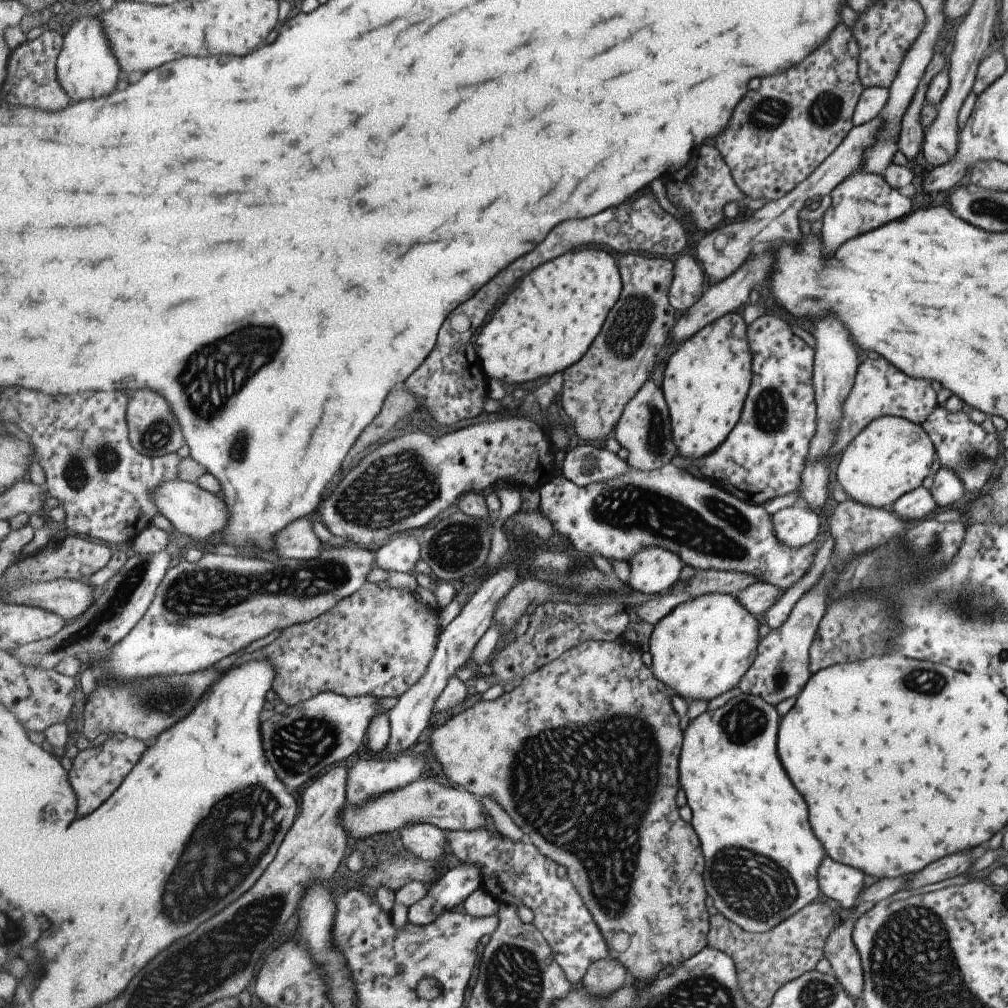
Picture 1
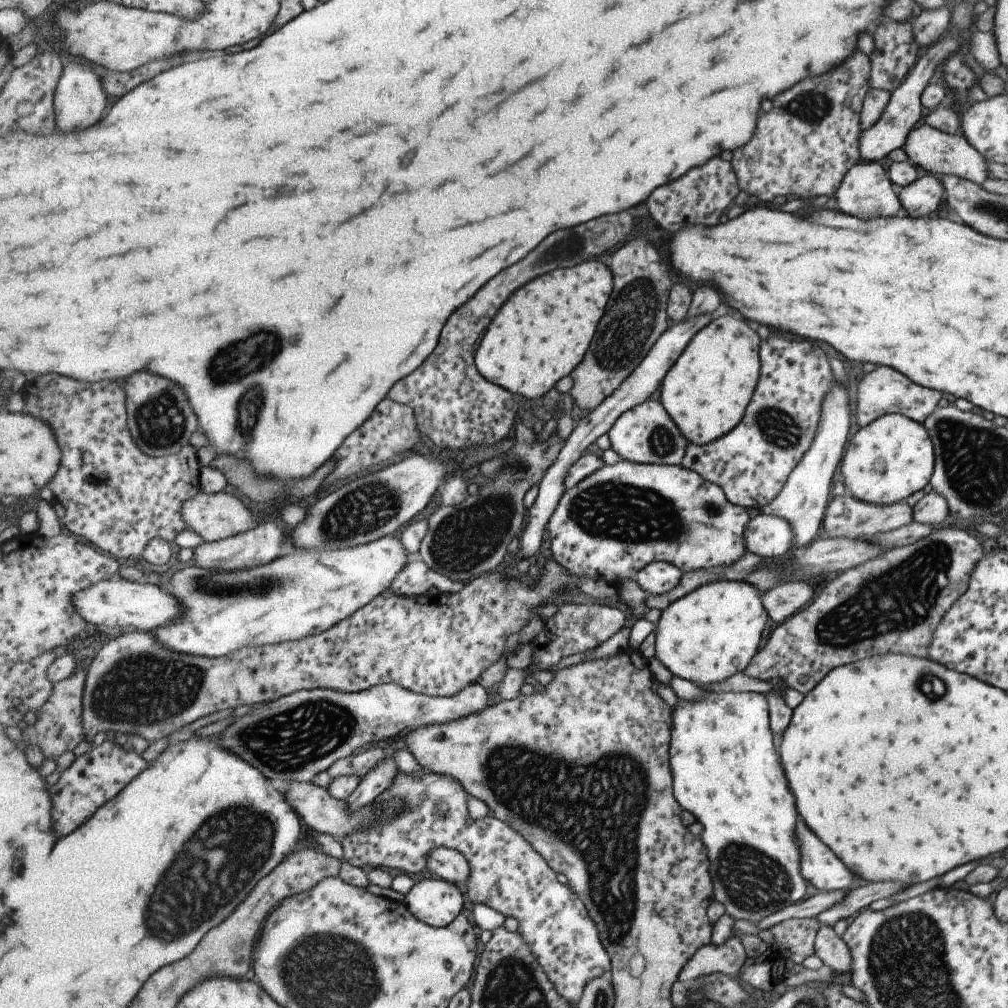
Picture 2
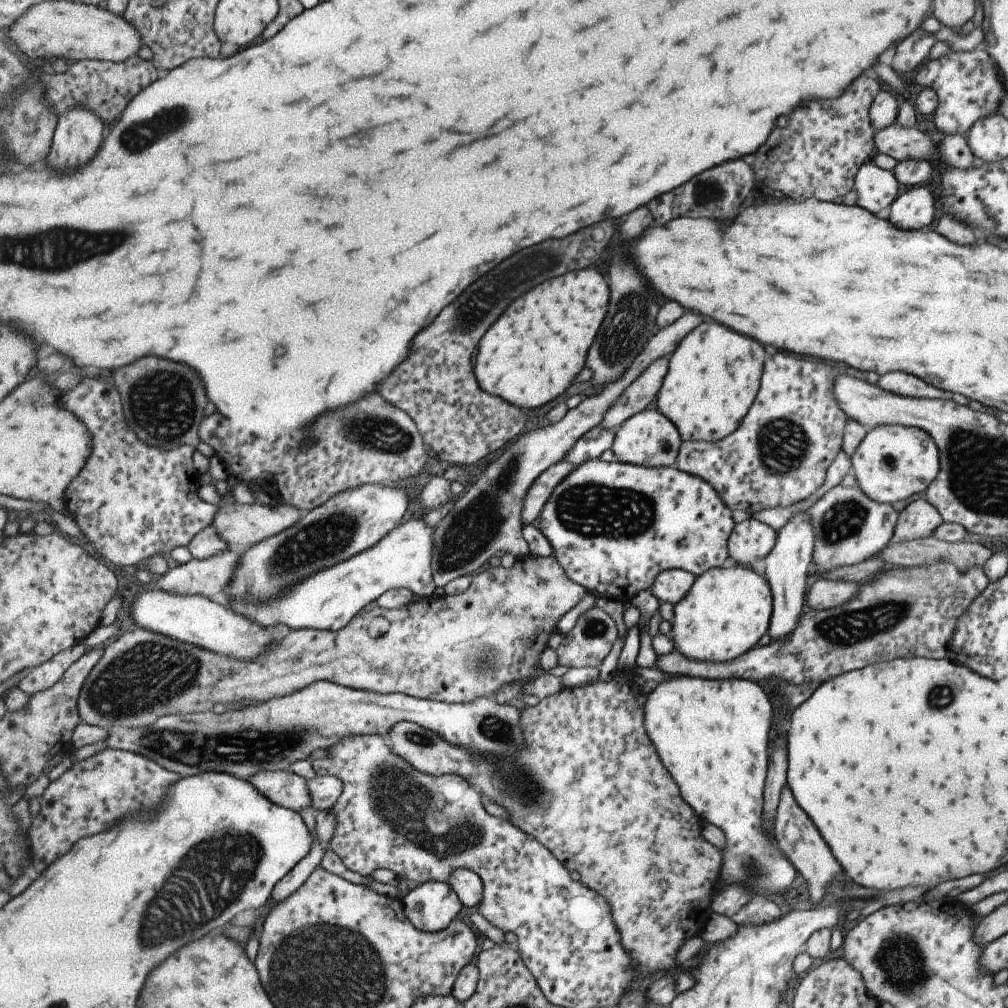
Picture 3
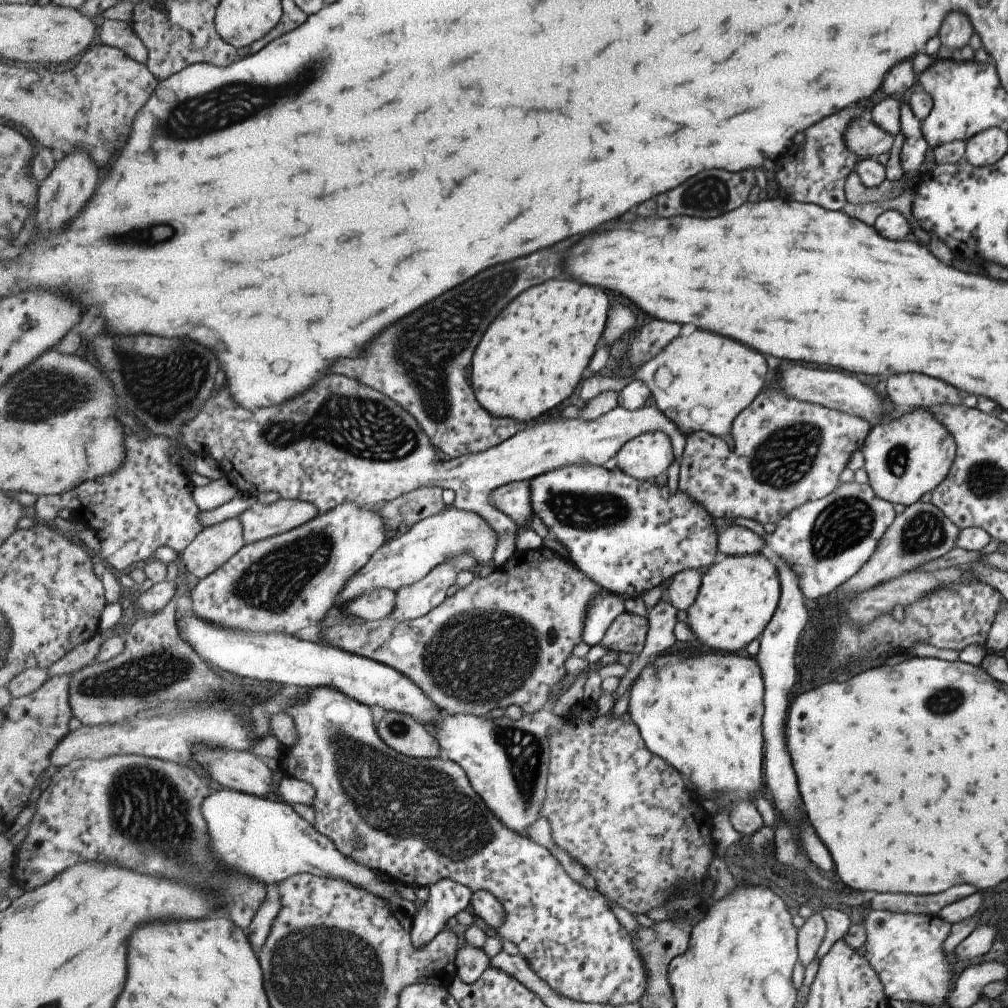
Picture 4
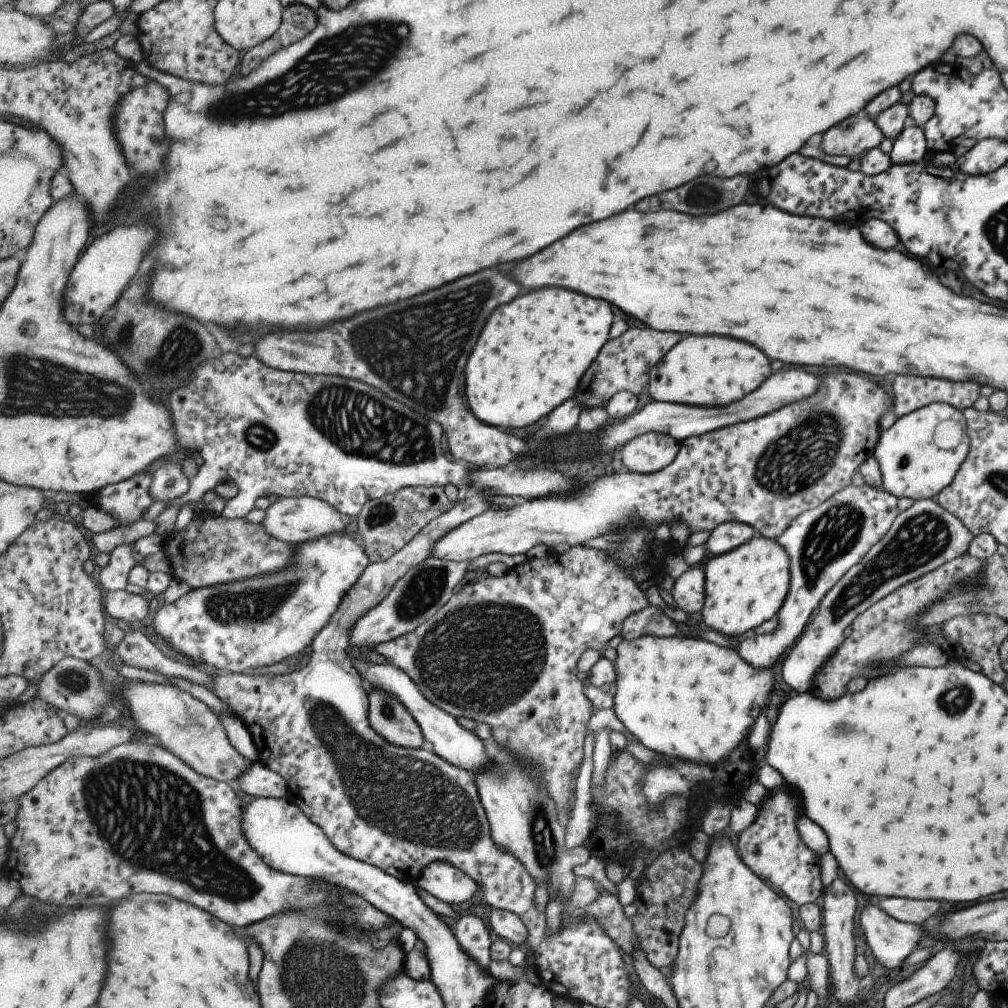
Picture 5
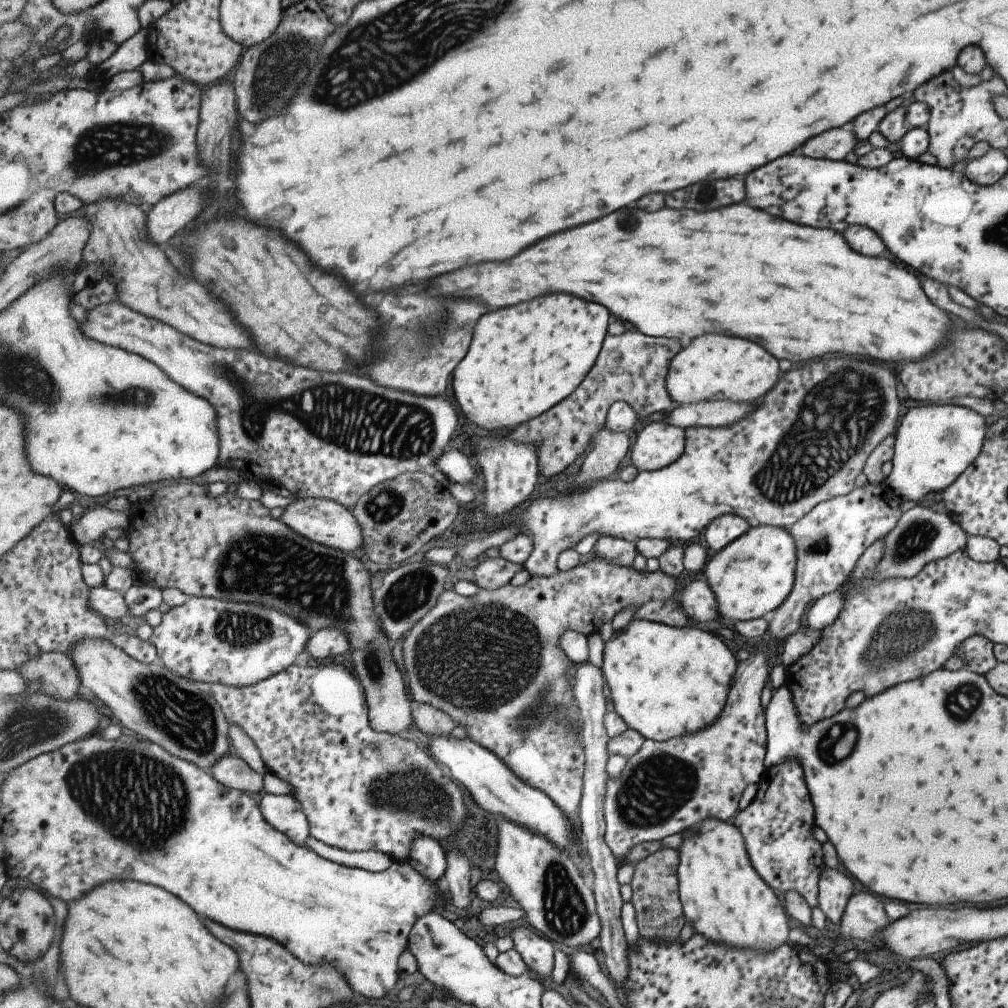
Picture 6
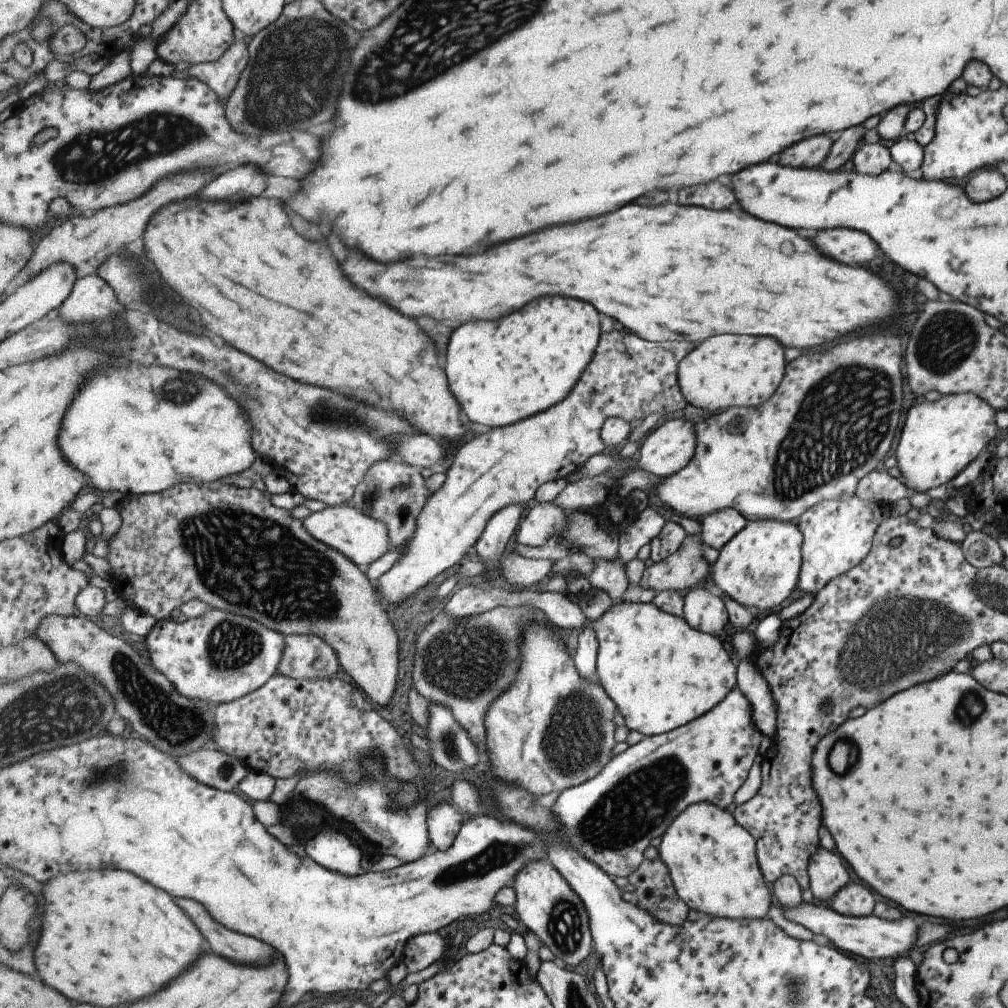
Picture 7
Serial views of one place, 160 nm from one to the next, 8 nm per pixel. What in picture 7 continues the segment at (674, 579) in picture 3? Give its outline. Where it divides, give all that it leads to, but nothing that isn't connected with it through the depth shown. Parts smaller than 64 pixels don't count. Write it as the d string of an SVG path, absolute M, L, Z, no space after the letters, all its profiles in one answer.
M693 588L687 593L684 620L695 629L708 634L721 634L730 623L728 605L721 596L711 594L707 588Z

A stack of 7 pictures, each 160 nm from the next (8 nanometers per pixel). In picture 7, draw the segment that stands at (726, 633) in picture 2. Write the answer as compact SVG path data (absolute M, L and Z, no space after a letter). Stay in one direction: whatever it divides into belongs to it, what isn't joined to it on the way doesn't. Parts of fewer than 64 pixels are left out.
M779 520L749 521L748 526L741 530L719 553L718 558L712 564L713 584L721 590L722 594L737 600L743 606L749 606L758 610L771 610L779 606L793 590L799 573L799 548L801 545L801 532L795 523L781 522Z

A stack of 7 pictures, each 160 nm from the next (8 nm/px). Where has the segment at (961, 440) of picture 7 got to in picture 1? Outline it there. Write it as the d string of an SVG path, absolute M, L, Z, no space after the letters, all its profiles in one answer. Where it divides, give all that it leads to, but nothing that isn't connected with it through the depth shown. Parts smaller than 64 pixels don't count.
M891 415L873 419L842 451L837 465L832 467L832 477L841 485L839 488L847 497L859 504L876 509L888 508L906 492L921 487L921 482L931 470L935 454L931 439L918 424L913 424L906 418Z

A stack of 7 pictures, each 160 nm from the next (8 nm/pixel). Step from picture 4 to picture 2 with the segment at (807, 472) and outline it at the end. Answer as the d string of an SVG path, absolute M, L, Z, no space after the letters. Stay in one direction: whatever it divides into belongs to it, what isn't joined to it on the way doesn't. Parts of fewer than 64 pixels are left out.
M769 336L767 340L763 340L760 359L760 380L756 384L748 412L741 424L711 444L690 443L682 463L685 468L700 473L705 480L724 488L726 497L733 504L757 510L767 507L780 494L788 476L808 451L820 417L822 400L834 382L825 352L815 344L797 340L793 336Z

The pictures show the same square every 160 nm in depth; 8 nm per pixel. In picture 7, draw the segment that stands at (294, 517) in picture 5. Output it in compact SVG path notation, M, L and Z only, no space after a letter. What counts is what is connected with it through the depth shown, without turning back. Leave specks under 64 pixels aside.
M352 503L345 506L328 505L324 510L313 512L309 518L305 518L303 524L317 540L335 548L364 569L392 550L385 522L361 513Z

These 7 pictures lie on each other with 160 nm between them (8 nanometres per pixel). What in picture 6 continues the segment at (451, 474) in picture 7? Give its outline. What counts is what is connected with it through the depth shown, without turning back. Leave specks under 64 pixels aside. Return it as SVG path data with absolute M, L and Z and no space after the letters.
M637 328L619 336L609 336L605 339L596 366L584 383L551 411L510 430L507 438L517 443L538 445L540 474L553 478L565 472L577 458L587 454L587 448L592 445L594 438L606 428L608 412L613 404L630 404L641 417L653 416L657 412L667 414L675 408L667 379L673 359L681 350L683 346L679 340L649 338L637 332Z

